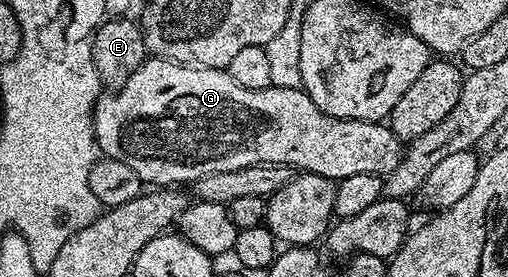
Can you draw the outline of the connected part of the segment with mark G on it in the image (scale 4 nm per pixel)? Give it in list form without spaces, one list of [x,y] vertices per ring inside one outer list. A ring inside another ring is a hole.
[[[156,57],[146,58],[141,67],[135,69],[135,73],[131,73],[131,77],[127,77],[123,86],[116,88],[112,93],[102,94],[98,98],[93,107],[93,128],[95,129],[98,148],[108,158],[123,161],[123,165],[128,165],[130,169],[135,169],[135,173],[139,173],[142,184],[152,185],[157,189],[169,189],[174,185],[185,185],[181,183],[192,185],[207,173],[231,173],[231,169],[247,169],[247,165],[267,165],[268,163],[287,165],[292,167],[294,172],[322,175],[334,181],[355,177],[355,173],[371,173],[384,177],[392,173],[395,165],[399,165],[403,154],[403,140],[395,137],[393,130],[384,122],[372,123],[371,121],[331,117],[327,113],[323,113],[323,109],[319,109],[319,105],[315,105],[315,101],[311,101],[309,94],[300,86],[280,87],[280,85],[274,85],[267,89],[243,89],[243,85],[235,85],[235,81],[231,81],[228,70],[219,67],[187,67],[184,63],[172,63],[166,59]]]

